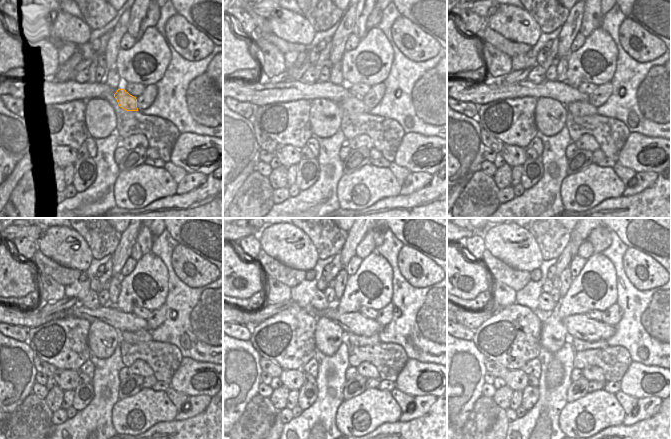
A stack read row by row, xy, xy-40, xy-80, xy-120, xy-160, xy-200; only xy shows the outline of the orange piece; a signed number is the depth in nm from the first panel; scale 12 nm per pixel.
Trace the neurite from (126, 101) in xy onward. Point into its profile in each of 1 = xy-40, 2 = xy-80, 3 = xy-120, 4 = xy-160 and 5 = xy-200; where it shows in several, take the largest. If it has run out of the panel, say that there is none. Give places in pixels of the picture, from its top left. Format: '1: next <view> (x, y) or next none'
1: next xy-40 (354, 104)
2: next xy-80 (578, 108)
3: next xy-120 (144, 335)
4: next xy-160 (353, 340)
5: next xy-200 (579, 345)

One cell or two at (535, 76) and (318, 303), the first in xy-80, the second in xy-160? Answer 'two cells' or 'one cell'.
one cell

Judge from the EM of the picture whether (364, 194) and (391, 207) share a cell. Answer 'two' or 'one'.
two

